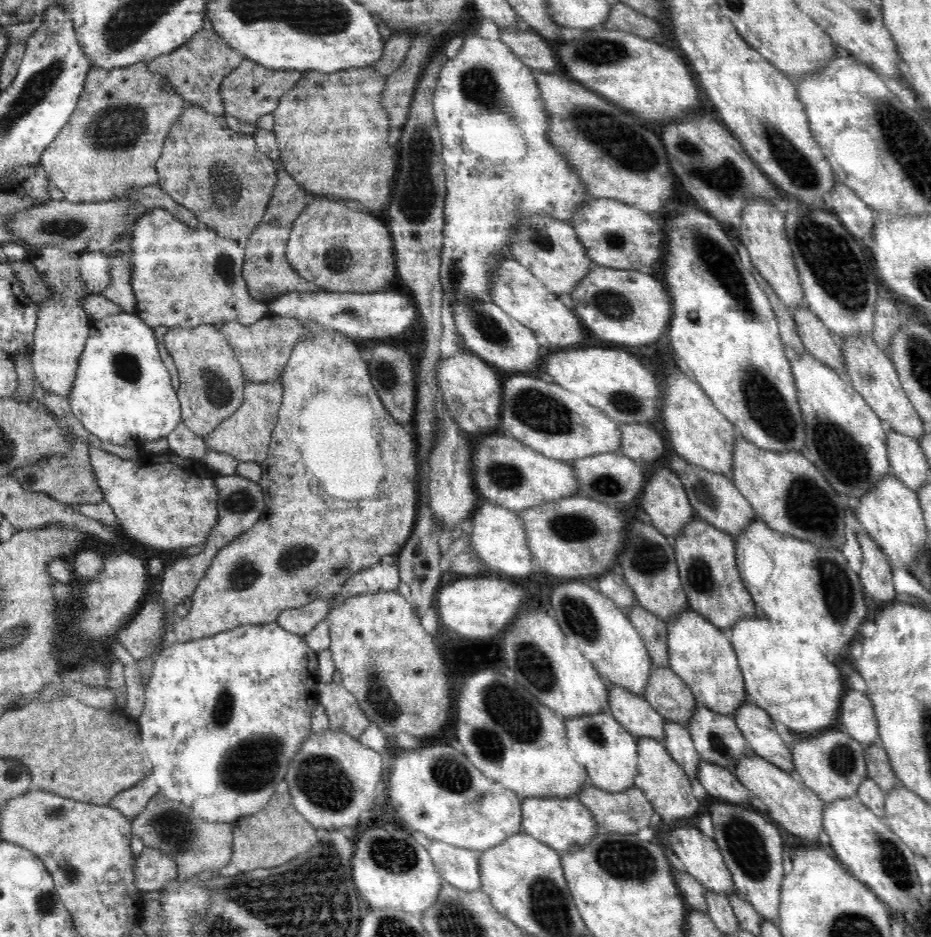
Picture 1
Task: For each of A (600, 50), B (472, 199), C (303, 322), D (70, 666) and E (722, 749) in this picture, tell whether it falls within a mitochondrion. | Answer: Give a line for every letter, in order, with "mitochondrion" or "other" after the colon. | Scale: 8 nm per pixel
A: mitochondrion
B: other
C: other
D: other
E: mitochondrion

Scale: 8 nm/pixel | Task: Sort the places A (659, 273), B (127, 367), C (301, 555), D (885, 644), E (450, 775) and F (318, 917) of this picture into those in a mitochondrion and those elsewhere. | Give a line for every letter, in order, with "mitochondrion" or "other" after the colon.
A: other
B: mitochondrion
C: mitochondrion
D: other
E: mitochondrion
F: mitochondrion

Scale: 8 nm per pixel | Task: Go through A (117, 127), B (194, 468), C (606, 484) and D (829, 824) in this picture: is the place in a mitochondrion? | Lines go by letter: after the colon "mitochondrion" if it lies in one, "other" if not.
A: mitochondrion
B: other
C: mitochondrion
D: other

